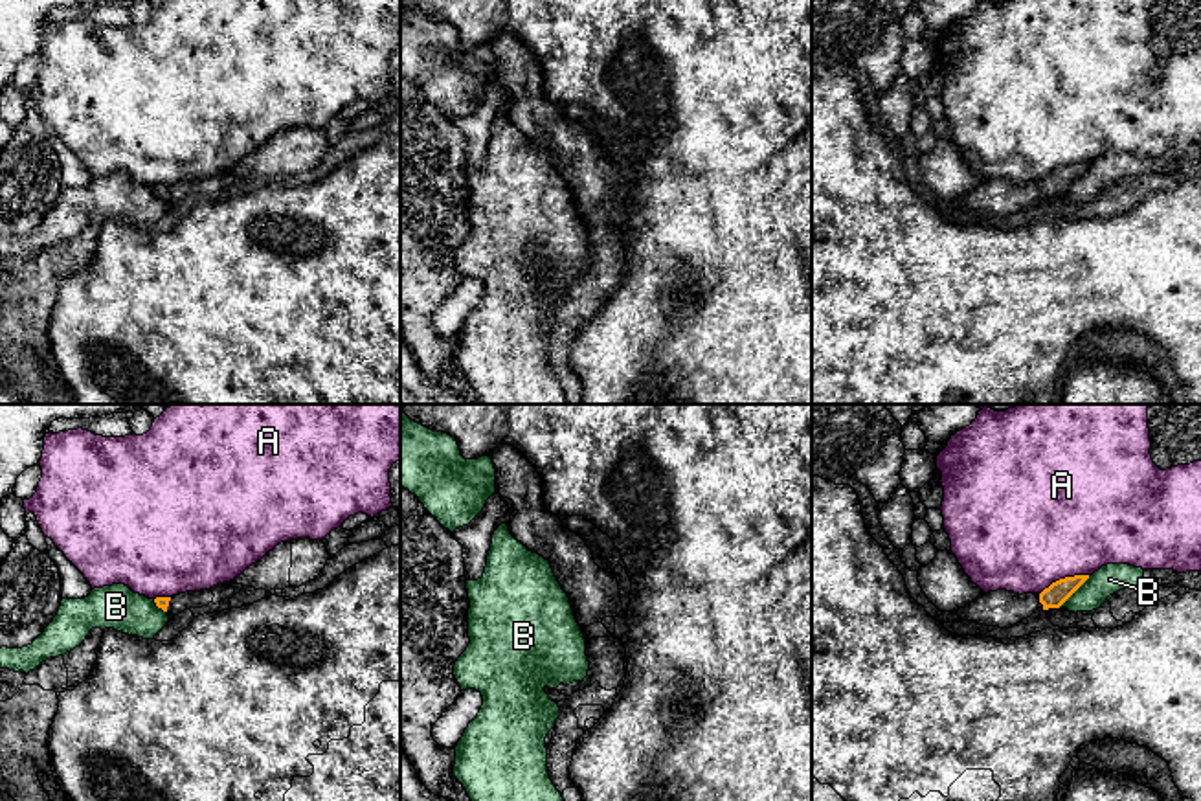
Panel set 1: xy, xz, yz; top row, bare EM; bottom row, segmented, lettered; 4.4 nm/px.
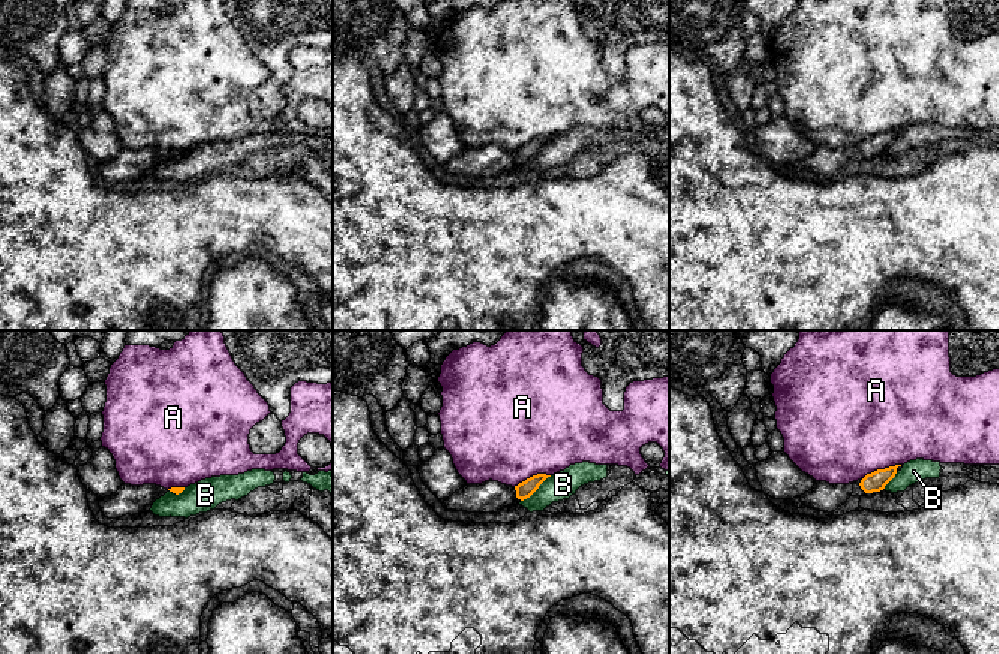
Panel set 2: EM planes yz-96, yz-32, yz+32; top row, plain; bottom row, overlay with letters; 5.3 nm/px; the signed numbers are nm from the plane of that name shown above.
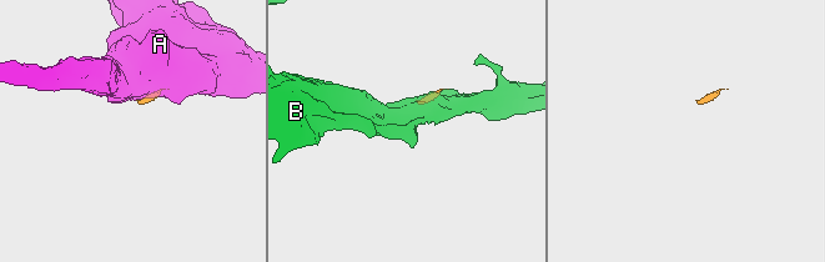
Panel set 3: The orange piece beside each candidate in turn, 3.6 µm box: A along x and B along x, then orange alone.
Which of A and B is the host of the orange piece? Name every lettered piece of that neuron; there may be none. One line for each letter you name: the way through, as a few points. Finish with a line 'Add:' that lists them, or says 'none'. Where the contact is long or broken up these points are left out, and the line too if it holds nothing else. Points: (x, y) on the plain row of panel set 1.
Add: none

